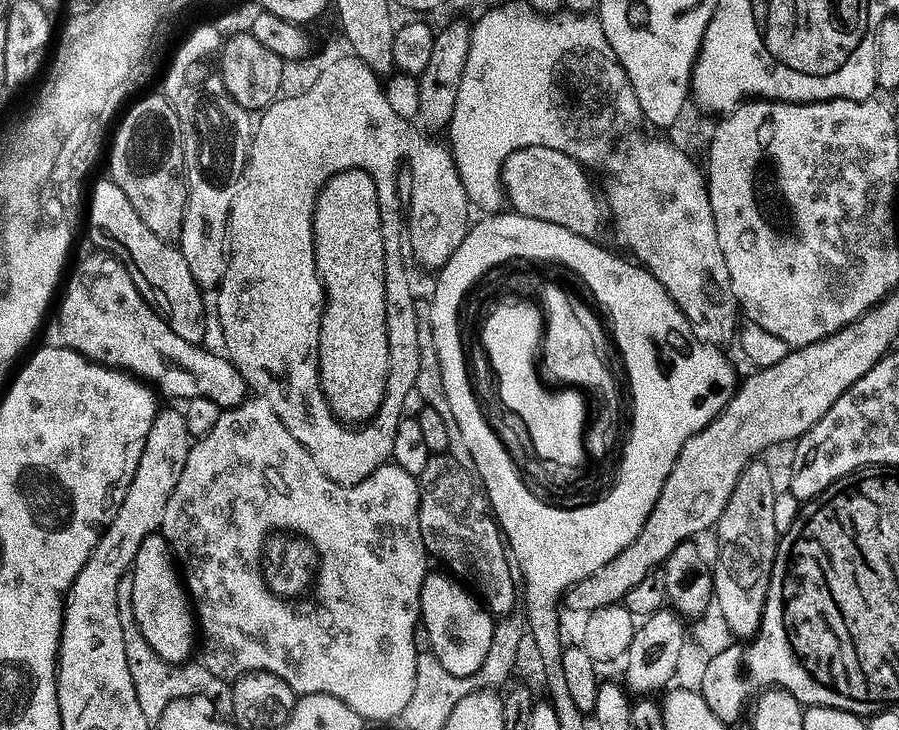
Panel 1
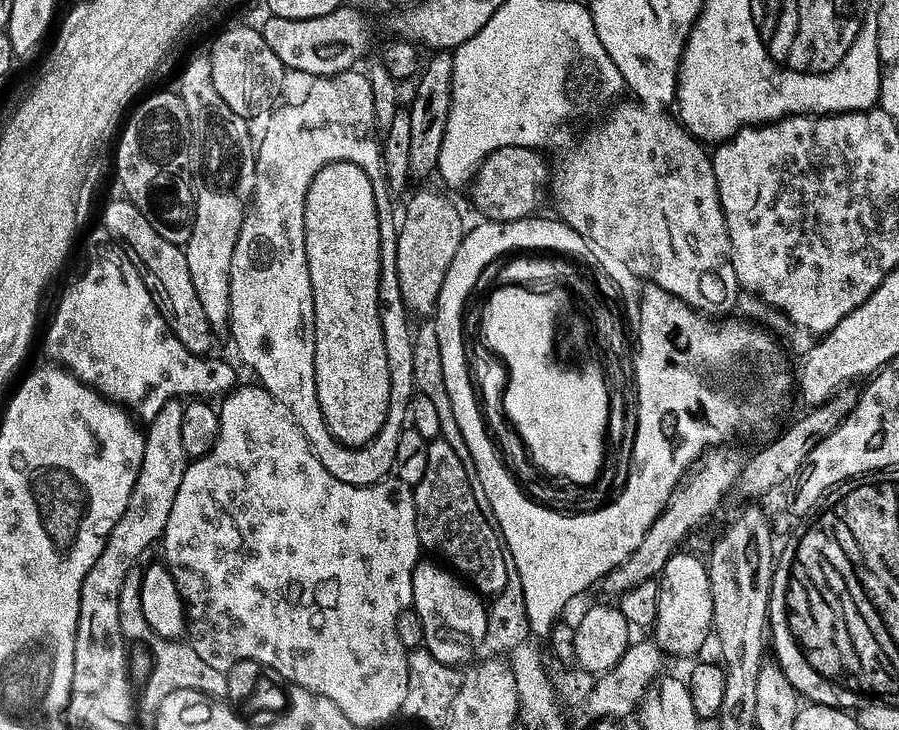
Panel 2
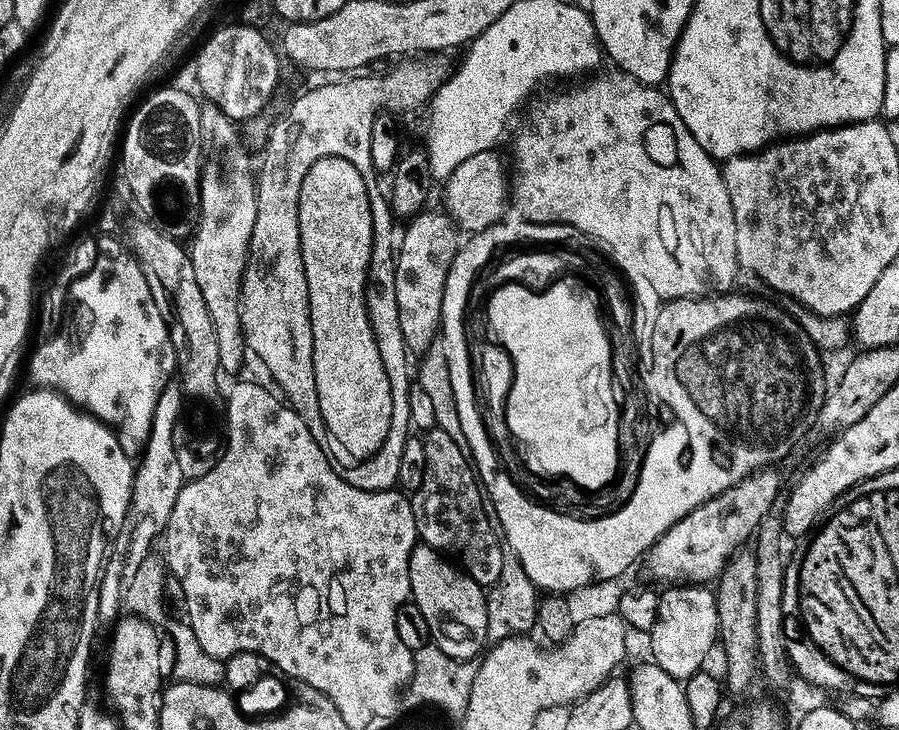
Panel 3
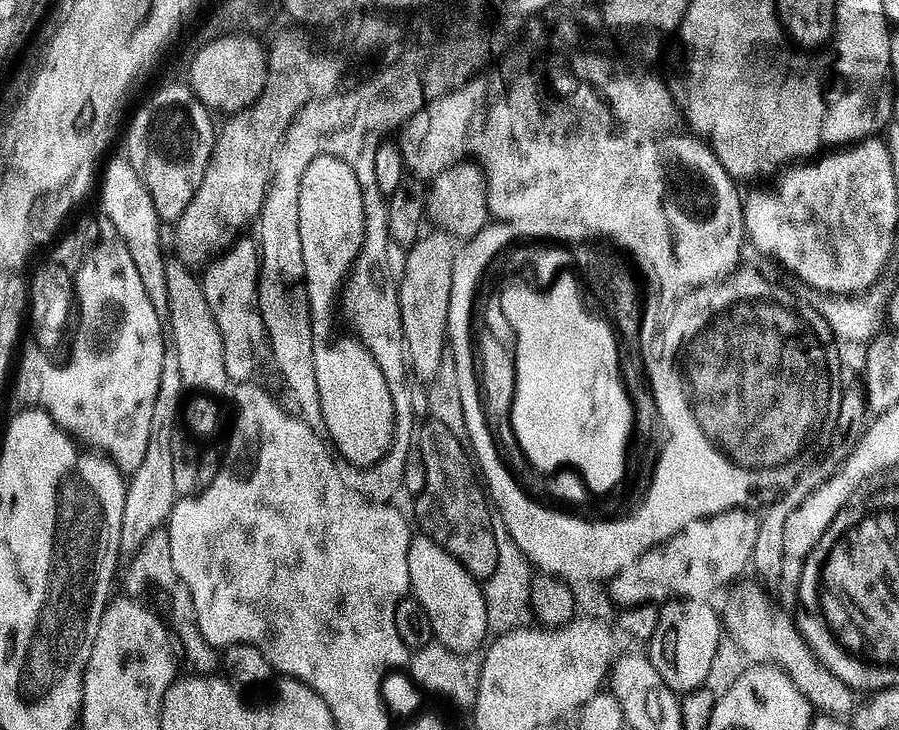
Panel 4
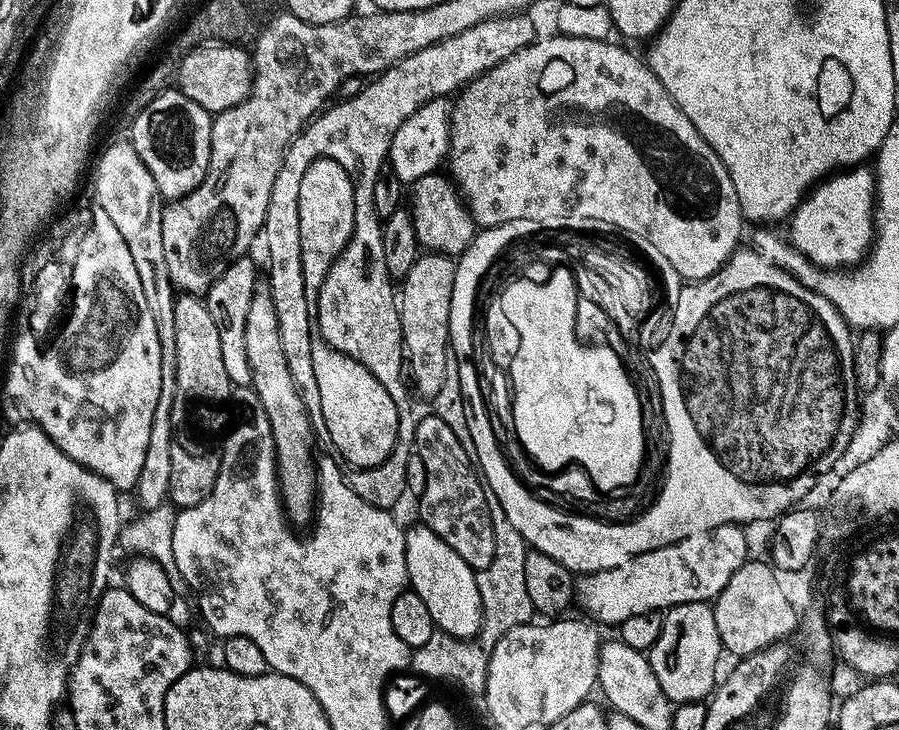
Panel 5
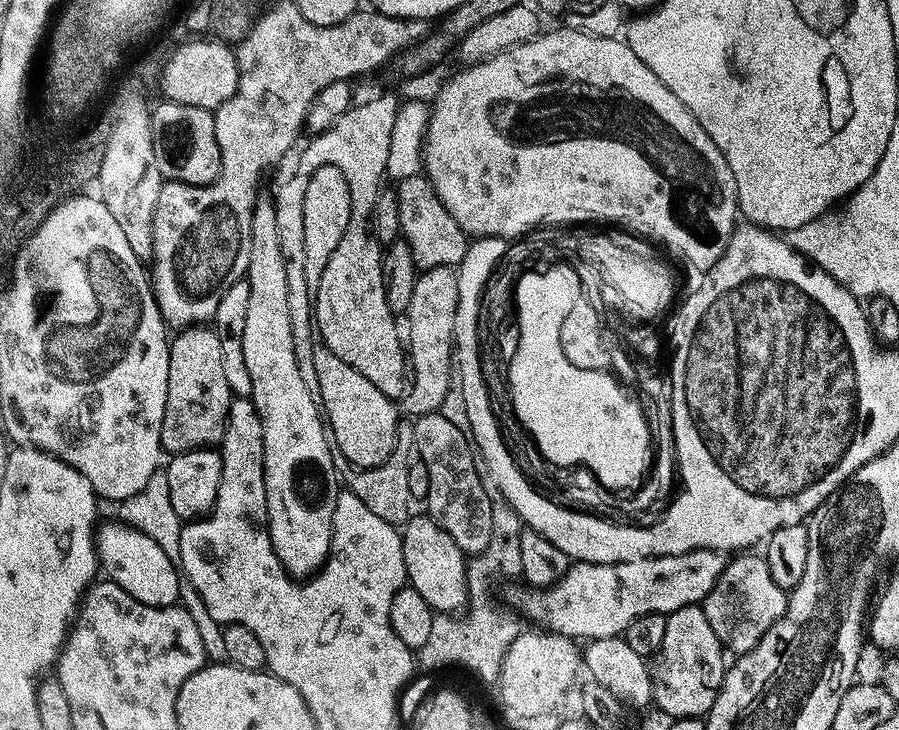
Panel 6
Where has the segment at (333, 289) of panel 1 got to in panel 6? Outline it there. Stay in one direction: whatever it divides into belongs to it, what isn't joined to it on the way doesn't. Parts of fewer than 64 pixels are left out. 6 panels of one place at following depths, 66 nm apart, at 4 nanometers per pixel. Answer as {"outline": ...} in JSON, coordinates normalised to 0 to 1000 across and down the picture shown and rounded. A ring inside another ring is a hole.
{"outline":[[[359,230],[345,244],[345,255],[340,255],[338,273],[338,385],[344,401],[350,403],[358,386],[358,375],[363,375],[363,364],[367,364],[367,353],[380,333],[385,322],[385,310],[389,310],[389,255],[375,230]],[[348,462],[347,484],[350,511],[354,512],[356,525],[354,542],[358,549],[358,564],[367,588],[373,618],[379,626],[383,623],[393,636],[393,642],[425,640],[440,615],[440,601],[447,579],[446,560],[435,545],[425,540],[412,521],[407,521],[403,512],[383,499],[363,475],[357,462]]]}

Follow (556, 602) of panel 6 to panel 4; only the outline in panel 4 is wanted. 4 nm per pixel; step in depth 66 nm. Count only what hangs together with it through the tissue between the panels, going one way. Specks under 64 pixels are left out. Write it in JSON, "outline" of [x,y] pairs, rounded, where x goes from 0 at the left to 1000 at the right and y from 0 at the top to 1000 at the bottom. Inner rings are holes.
{"outline":[[[811,699],[773,712],[750,738],[723,752],[709,773],[702,773],[680,795],[682,829],[696,834],[707,833],[711,827],[734,830],[750,822],[792,819],[800,805],[809,807],[815,796],[828,789],[828,782],[833,782],[839,747],[843,742],[844,719],[845,707],[836,699]]]}

